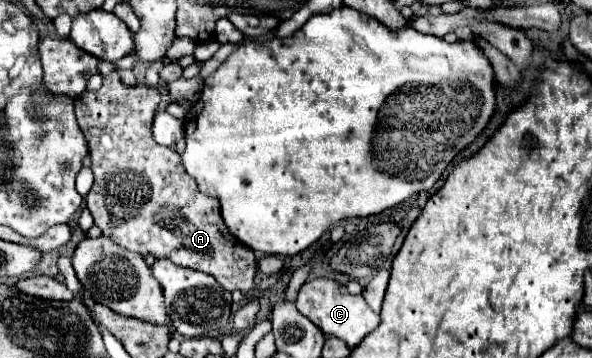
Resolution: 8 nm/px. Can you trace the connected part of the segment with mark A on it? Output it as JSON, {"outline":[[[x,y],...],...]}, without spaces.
{"outline":[[[114,71],[102,77],[98,91],[84,89],[76,99],[76,119],[88,141],[94,185],[86,205],[102,235],[136,253],[168,257],[174,263],[212,275],[224,289],[248,293],[258,271],[254,251],[236,245],[220,217],[220,203],[200,193],[182,171],[180,155],[154,143],[150,123],[160,103],[160,91],[146,85],[128,87]]]}

